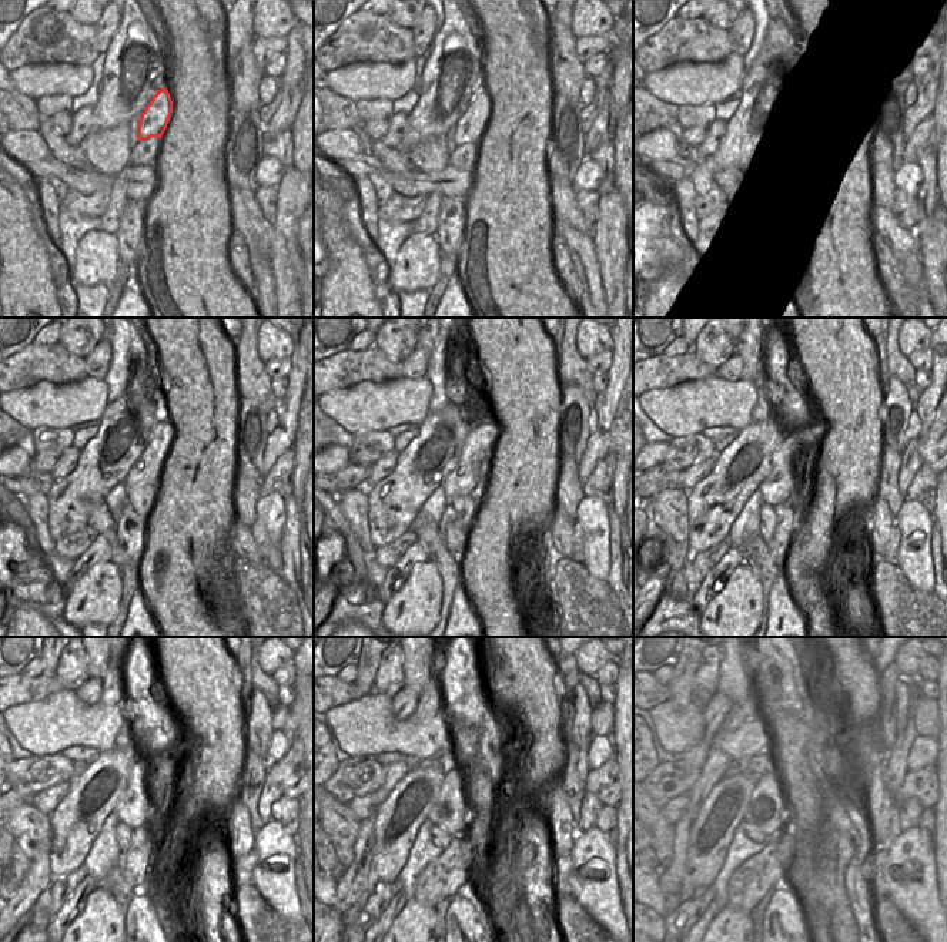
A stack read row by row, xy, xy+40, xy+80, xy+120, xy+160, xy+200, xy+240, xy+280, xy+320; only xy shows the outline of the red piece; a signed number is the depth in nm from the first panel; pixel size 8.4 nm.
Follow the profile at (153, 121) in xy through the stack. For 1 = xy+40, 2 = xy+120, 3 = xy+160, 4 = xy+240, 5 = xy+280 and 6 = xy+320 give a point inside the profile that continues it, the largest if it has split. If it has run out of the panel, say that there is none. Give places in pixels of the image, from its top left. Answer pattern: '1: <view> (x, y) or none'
1: xy+40 (469, 128)
2: xy+120 (149, 469)
3: xy+160 (471, 470)
4: xy+240 (134, 807)
5: xy+280 (449, 811)
6: xy+320 (768, 808)

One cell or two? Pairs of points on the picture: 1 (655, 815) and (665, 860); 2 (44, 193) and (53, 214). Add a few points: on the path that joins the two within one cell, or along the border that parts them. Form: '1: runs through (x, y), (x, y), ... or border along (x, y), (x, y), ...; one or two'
1: runs through (659, 827), (663, 834), (663, 848); one
2: runs through (49, 198), (50, 208); one

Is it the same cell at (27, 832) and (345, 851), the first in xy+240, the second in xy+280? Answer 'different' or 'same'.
same

